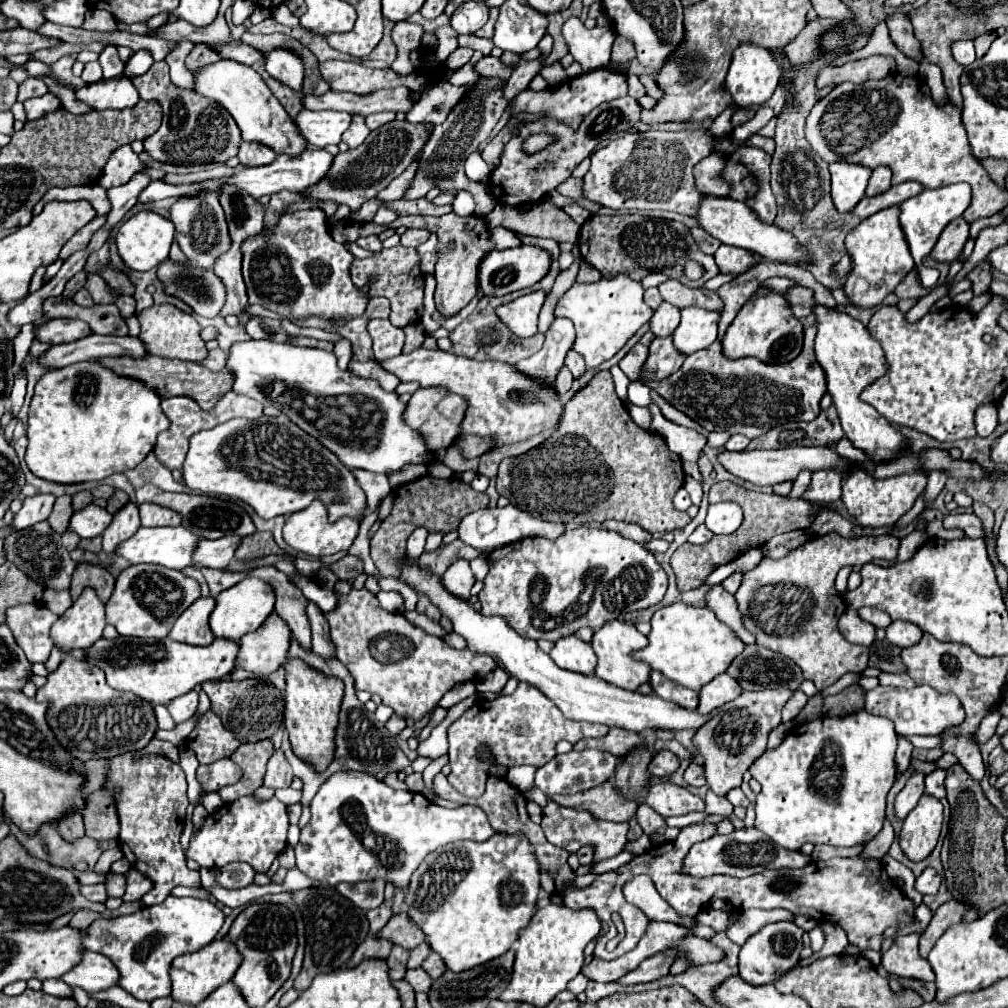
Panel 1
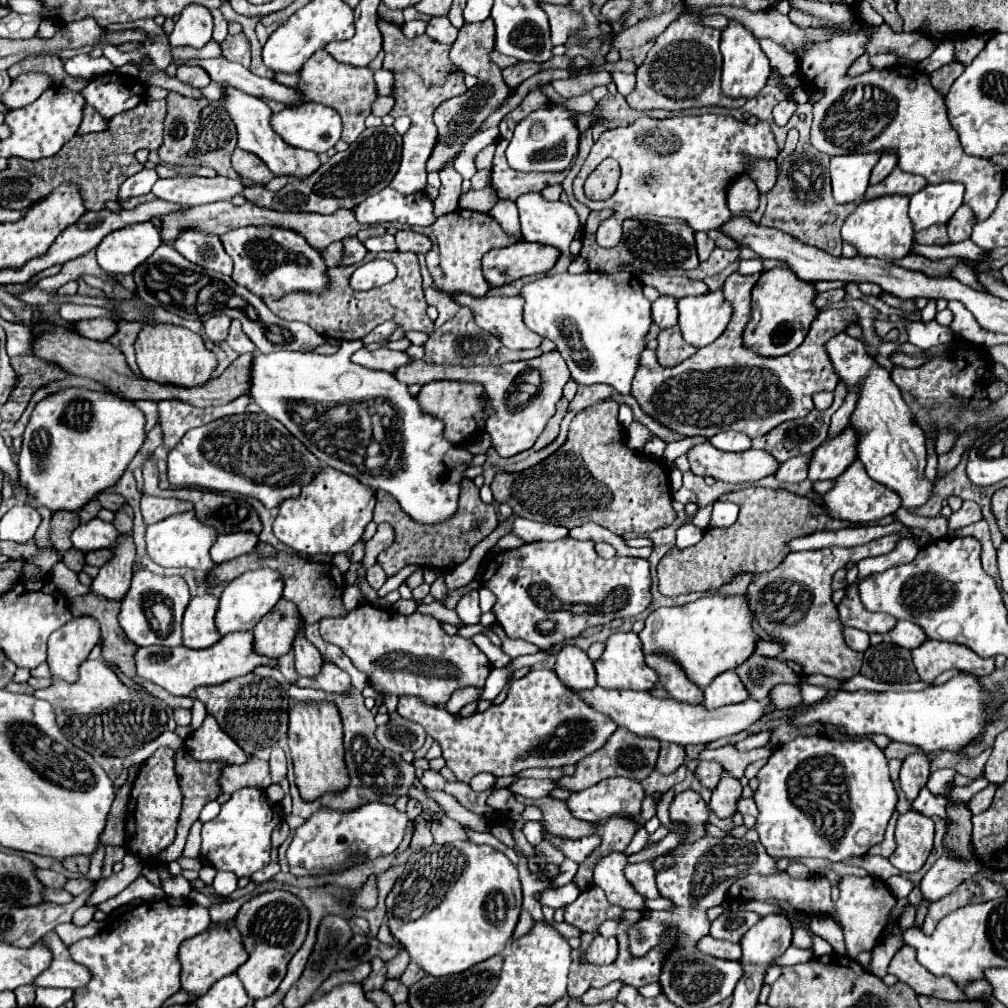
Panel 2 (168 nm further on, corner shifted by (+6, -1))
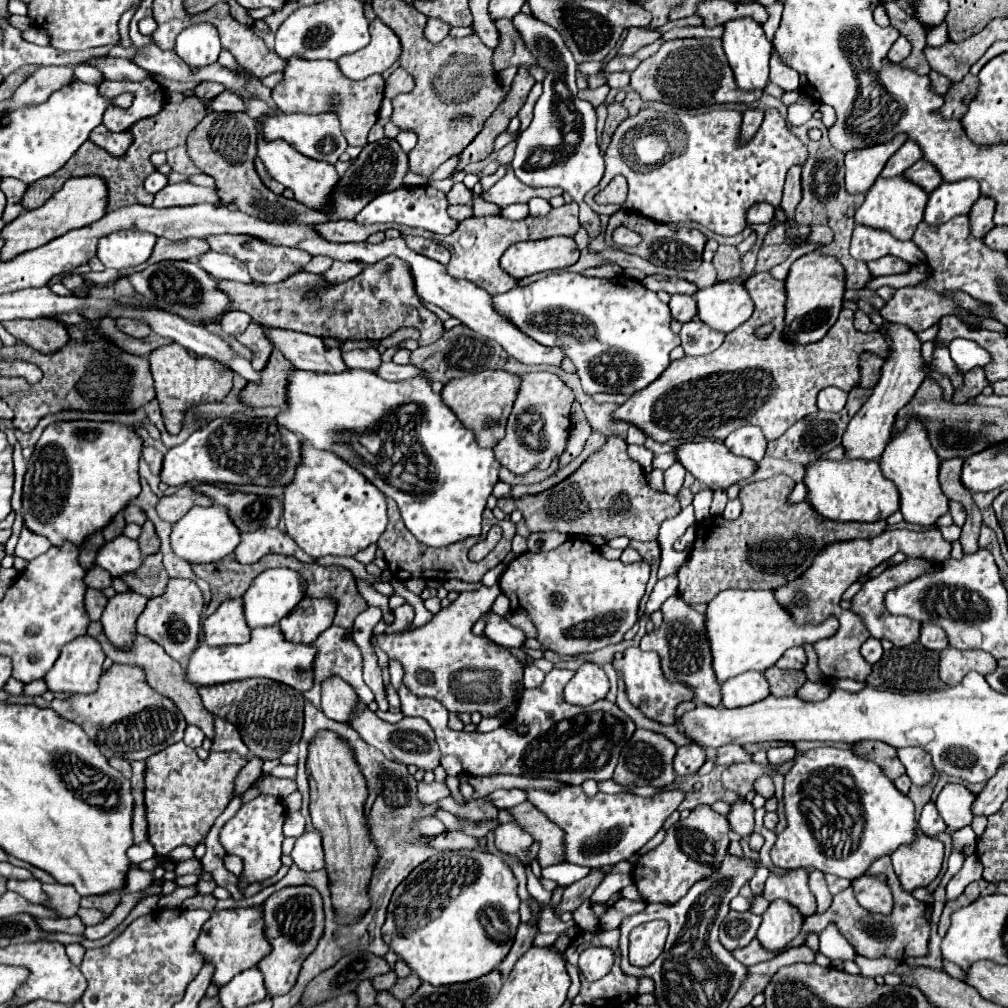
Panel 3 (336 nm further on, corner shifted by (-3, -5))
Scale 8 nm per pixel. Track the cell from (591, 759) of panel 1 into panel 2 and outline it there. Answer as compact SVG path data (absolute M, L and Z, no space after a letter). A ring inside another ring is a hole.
M519 778L515 780L509 790L517 796L525 796L525 798L541 798L541 796L549 796L549 792L557 788L553 780L533 780L533 778Z

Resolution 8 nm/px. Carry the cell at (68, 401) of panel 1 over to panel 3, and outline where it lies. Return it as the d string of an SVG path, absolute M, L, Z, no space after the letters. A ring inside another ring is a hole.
M70 420L46 426L28 460L28 470L24 476L24 524L32 532L48 536L52 544L62 544L64 540L82 544L92 532L104 528L136 494L140 494L138 460L142 454L142 444L140 434L120 422Z

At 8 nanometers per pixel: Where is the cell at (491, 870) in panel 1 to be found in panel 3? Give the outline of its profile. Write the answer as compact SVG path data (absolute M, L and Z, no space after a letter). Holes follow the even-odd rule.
M482 850L438 852L416 866L416 870L404 878L404 884L396 888L384 922L384 940L424 982L434 986L470 982L494 970L510 952L520 926L518 906L518 880L500 856Z

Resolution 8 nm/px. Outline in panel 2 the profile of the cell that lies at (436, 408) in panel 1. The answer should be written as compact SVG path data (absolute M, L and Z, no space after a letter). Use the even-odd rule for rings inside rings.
M435 380L421 388L417 400L421 410L437 416L445 422L445 438L453 444L463 444L473 438L483 426L483 398L485 388L479 382L463 382L463 380Z

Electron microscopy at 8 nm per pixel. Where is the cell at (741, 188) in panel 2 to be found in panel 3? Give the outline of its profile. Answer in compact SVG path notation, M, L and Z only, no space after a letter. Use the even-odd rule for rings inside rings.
M756 202L746 212L748 224L766 224L772 218L774 218L774 206L768 202Z

